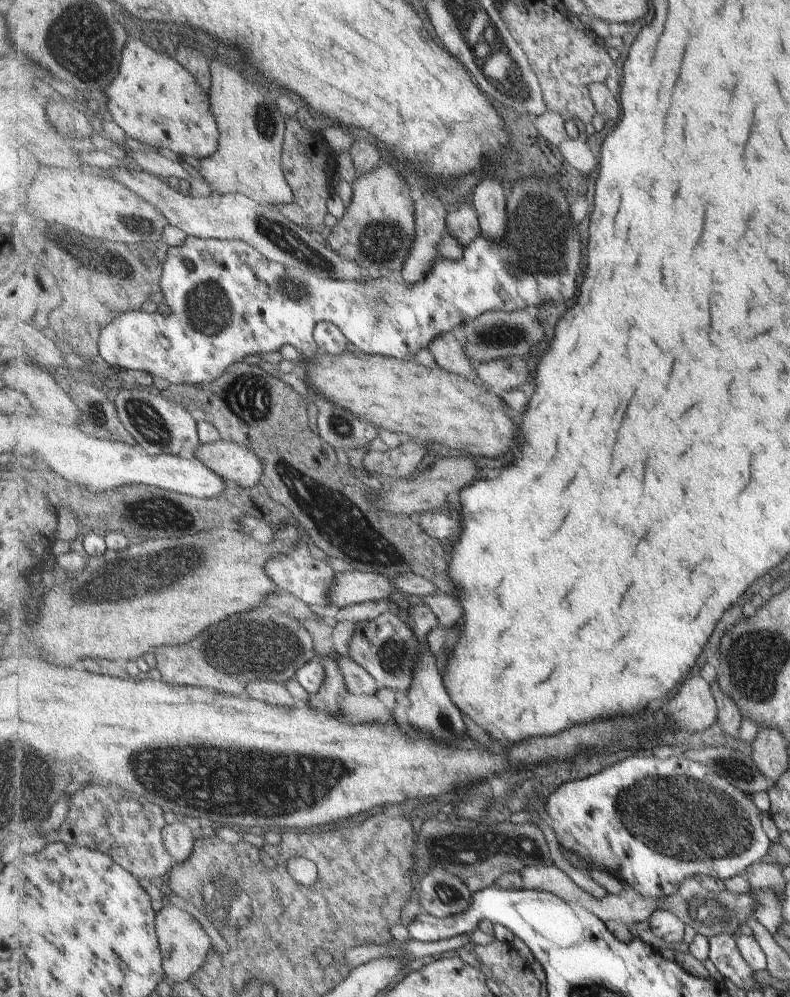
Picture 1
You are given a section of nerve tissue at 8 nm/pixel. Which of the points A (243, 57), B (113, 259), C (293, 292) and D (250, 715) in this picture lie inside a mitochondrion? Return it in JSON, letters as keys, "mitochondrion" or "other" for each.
{"A":"other","B":"other","C":"mitochondrion","D":"other"}

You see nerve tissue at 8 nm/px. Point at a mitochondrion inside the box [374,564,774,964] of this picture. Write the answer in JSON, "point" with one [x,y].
{"point":[695,823]}

